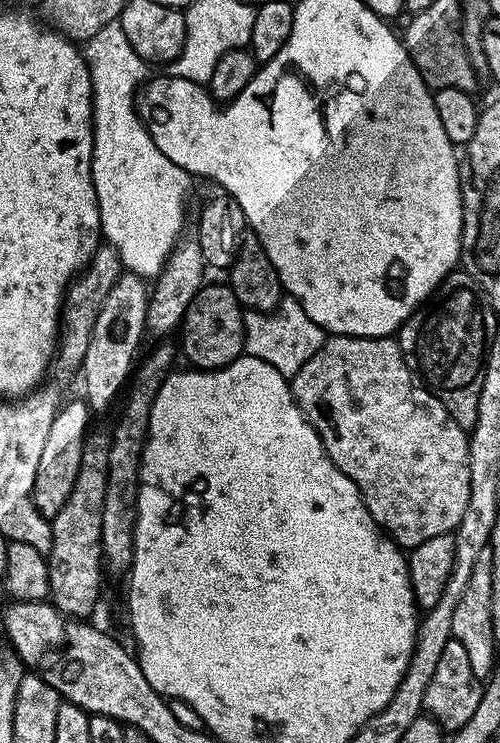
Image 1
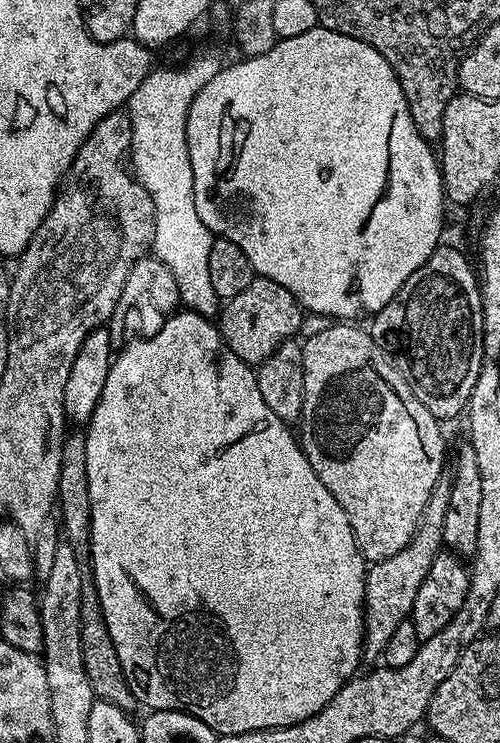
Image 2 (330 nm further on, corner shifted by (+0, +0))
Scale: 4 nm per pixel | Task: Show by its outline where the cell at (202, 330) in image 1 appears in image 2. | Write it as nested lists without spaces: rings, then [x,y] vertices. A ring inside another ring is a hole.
[[[256,276],[242,294],[234,294],[234,298],[221,307],[218,313],[220,339],[234,350],[234,354],[238,354],[238,358],[242,358],[242,362],[258,366],[270,358],[280,344],[299,333],[304,314],[305,309],[293,298],[290,290],[286,290],[286,286],[278,286],[278,282],[265,276]]]

